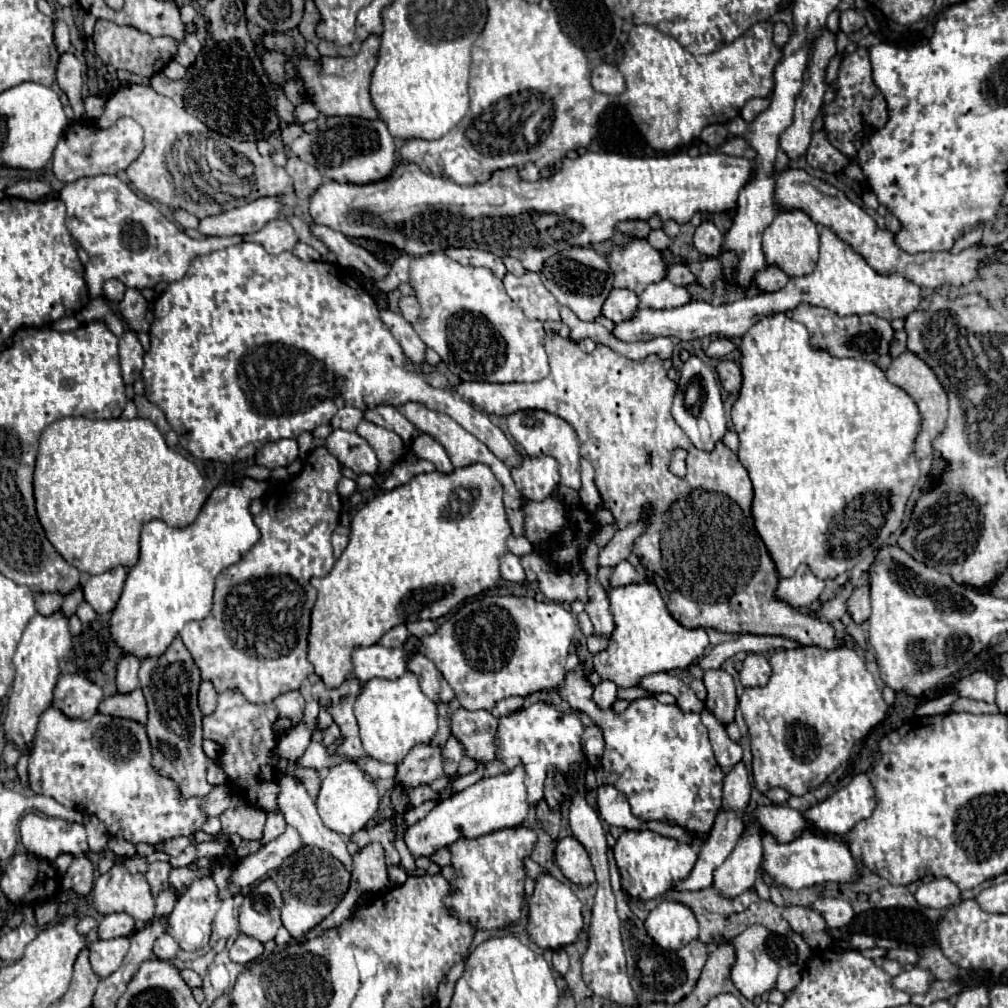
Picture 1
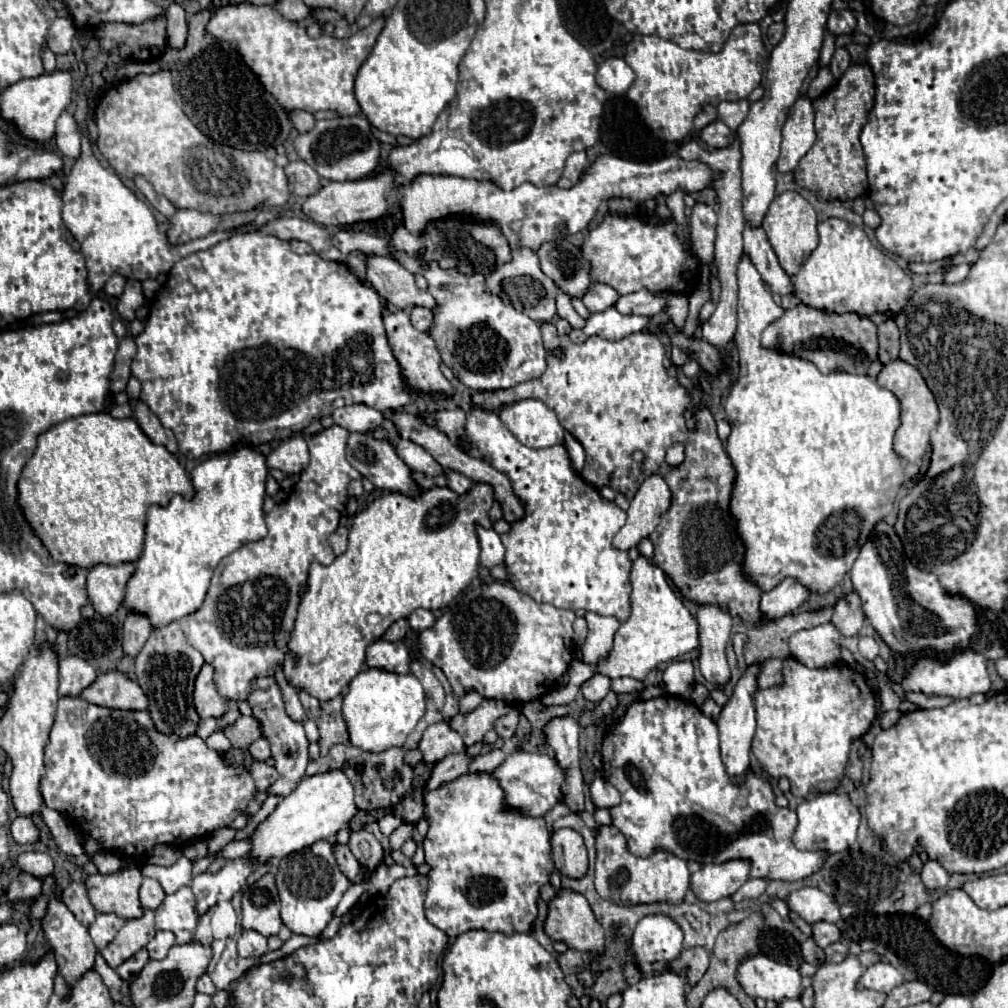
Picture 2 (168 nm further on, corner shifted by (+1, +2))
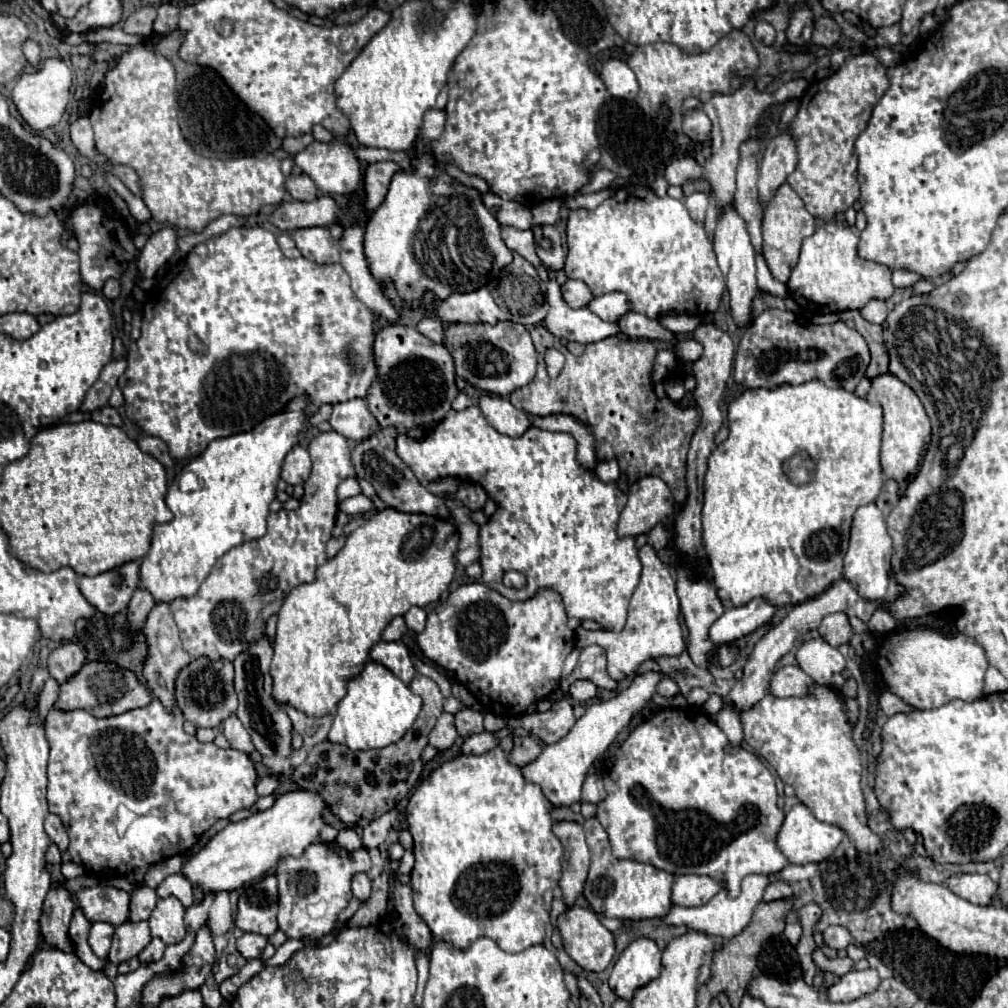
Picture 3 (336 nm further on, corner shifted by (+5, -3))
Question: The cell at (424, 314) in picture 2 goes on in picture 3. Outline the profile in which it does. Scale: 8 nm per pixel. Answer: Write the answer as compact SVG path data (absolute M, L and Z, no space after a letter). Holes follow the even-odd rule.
M424 317L424 319L418 321L416 329L418 329L424 337L428 337L430 341L434 341L434 343L442 343L444 327L442 327L440 319L436 319L436 317Z

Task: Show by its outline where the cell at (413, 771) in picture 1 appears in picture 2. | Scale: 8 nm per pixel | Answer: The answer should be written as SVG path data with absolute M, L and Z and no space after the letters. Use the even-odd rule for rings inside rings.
M440 720L438 724L426 728L418 748L424 754L424 762L434 764L440 762L444 756L448 756L450 752L462 752L464 742L462 736L456 730L452 730L446 720Z

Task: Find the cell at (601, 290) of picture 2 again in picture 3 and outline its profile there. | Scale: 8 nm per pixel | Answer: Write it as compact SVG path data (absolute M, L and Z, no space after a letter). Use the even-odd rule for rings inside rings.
M568 279L562 285L562 297L572 309L586 307L594 299L590 289L586 289L586 283L584 281L574 281L574 279Z

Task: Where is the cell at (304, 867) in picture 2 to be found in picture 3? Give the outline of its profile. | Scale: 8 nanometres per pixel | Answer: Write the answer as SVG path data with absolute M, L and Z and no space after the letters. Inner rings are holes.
M326 841L312 843L302 853L302 857L284 857L276 869L280 929L288 935L288 939L318 941L324 935L328 935L334 929L338 915L352 899L350 891L352 875L368 869L370 869L370 857L366 849L358 849L350 857L342 857L342 853ZM302 889L314 889L314 891L302 893Z

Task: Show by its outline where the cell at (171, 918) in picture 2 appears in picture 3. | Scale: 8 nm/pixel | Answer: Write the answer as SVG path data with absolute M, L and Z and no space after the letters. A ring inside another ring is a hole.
M176 897L160 899L150 919L152 937L160 937L166 945L174 945L184 939L184 907Z

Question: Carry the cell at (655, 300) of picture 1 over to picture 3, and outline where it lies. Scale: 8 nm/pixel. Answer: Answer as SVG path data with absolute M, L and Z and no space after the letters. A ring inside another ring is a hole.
M608 293L602 297L594 297L588 305L592 313L596 313L604 321L618 321L626 313L630 313L630 299L624 293Z

